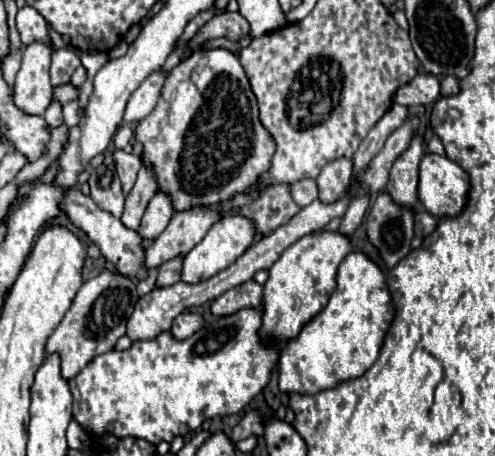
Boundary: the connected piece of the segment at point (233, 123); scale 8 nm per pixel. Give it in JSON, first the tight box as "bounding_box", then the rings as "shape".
{"bounding_box":[135,48,275,210],"shape":[[[195,48],[195,50],[193,50],[193,56],[189,56],[189,60],[185,60],[185,58],[181,60],[181,62],[169,72],[169,76],[167,76],[167,80],[165,80],[165,86],[163,86],[163,90],[161,90],[161,98],[159,98],[155,110],[137,124],[135,138],[143,144],[143,156],[145,156],[145,160],[151,164],[151,170],[153,170],[153,174],[155,174],[157,182],[159,182],[159,190],[171,194],[175,210],[187,210],[187,208],[199,206],[199,204],[203,204],[203,206],[215,204],[215,202],[221,202],[221,200],[231,198],[235,192],[243,192],[245,188],[249,188],[249,186],[255,184],[255,180],[257,180],[257,176],[259,176],[261,172],[265,172],[265,170],[269,168],[269,160],[271,160],[271,156],[273,156],[273,152],[275,152],[275,142],[273,142],[271,134],[261,126],[259,106],[257,106],[257,100],[255,100],[255,96],[253,96],[253,92],[251,92],[251,86],[249,86],[249,80],[247,80],[247,76],[245,76],[245,70],[243,70],[243,66],[239,64],[239,58],[233,56],[233,52],[225,52],[225,48]]]}

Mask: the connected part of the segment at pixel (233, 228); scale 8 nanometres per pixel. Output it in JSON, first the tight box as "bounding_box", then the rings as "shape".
{"bounding_box":[181,214,257,284],"shape":[[[241,214],[223,216],[219,222],[215,222],[211,226],[211,230],[205,234],[205,238],[185,256],[181,280],[187,282],[187,284],[197,284],[201,280],[215,276],[217,272],[225,270],[229,264],[233,264],[253,244],[255,234],[257,234],[257,226],[247,216],[241,216]]]}

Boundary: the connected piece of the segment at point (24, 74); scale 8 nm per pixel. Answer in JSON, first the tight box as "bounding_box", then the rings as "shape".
{"bounding_box":[15,42,53,114],"shape":[[[33,42],[25,48],[21,68],[15,80],[15,104],[29,114],[45,114],[53,86],[49,82],[49,64],[53,48],[45,42]]]}

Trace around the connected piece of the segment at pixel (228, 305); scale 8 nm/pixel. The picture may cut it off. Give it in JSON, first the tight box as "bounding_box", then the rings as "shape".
{"bounding_box":[211,280,263,316],"shape":[[[247,280],[245,284],[239,284],[237,288],[231,288],[229,292],[213,300],[211,312],[215,316],[227,316],[241,308],[259,308],[261,300],[263,300],[263,286],[257,284],[255,280]]]}

